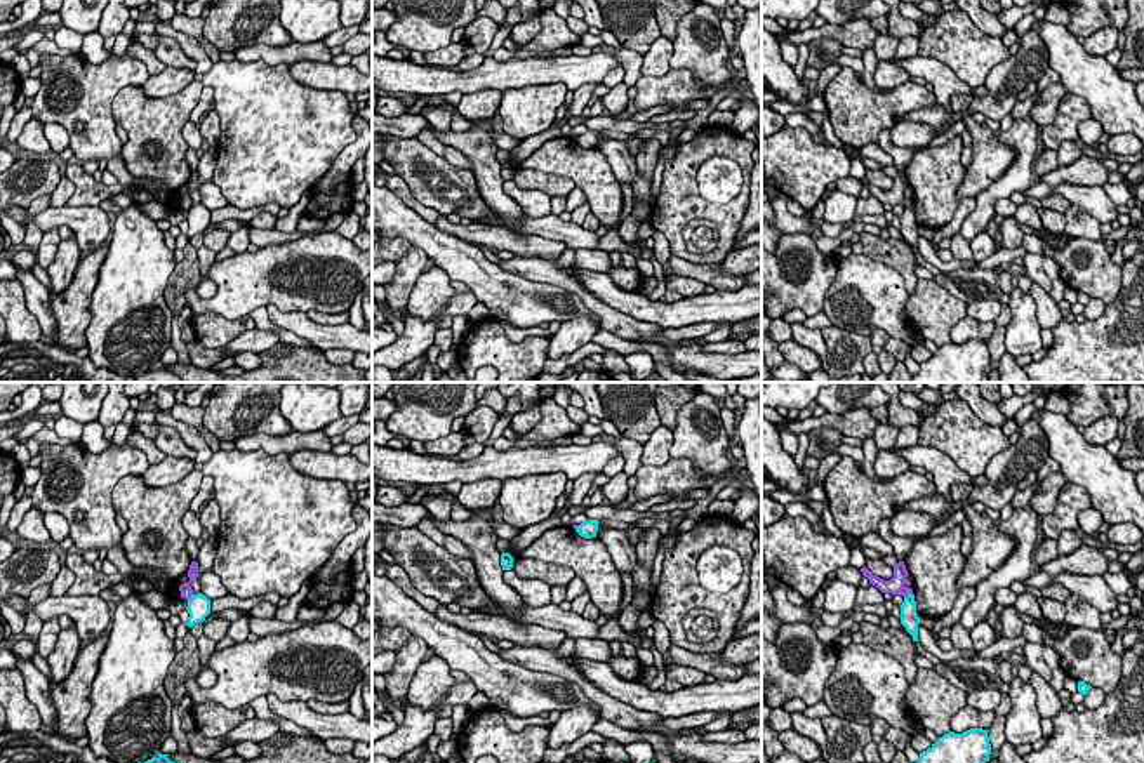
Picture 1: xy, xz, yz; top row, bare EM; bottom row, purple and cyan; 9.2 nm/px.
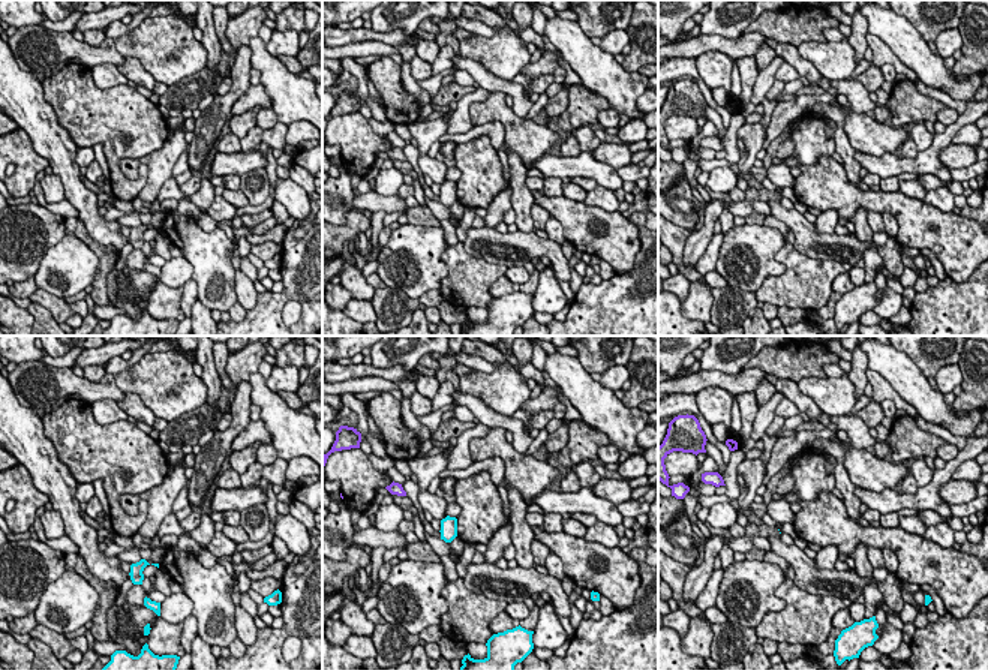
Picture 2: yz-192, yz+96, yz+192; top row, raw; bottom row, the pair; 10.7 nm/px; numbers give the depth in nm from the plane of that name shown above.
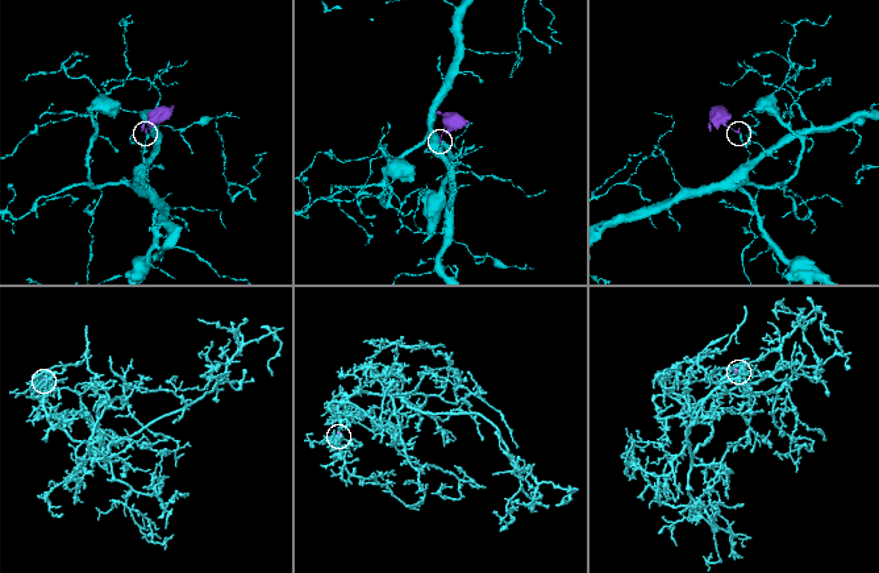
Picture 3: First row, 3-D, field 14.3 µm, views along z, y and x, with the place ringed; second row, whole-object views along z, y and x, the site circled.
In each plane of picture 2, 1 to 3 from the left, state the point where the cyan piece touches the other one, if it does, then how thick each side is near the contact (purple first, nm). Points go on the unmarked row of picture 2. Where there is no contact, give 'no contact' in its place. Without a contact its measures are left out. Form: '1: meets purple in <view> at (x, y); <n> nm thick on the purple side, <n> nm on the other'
1: no contact
2: no contact
3: no contact

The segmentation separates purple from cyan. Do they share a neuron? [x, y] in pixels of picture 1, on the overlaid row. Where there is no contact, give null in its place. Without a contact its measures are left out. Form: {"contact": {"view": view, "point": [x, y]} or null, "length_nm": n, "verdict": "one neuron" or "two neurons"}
{"contact": {"view": "yz", "point": [908, 593]}, "length_nm": 110, "verdict": "two neurons"}

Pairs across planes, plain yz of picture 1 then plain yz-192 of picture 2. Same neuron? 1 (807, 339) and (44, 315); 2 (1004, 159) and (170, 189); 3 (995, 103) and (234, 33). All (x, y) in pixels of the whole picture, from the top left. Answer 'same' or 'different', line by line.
1: same
2: different
3: same

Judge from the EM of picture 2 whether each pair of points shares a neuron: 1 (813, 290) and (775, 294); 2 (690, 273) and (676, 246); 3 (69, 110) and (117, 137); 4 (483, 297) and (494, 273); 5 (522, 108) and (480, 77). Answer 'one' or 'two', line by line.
1: one
2: one
3: one
4: one
5: one

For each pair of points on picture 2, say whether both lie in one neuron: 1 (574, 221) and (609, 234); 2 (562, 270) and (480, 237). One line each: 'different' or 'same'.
1: same
2: same

